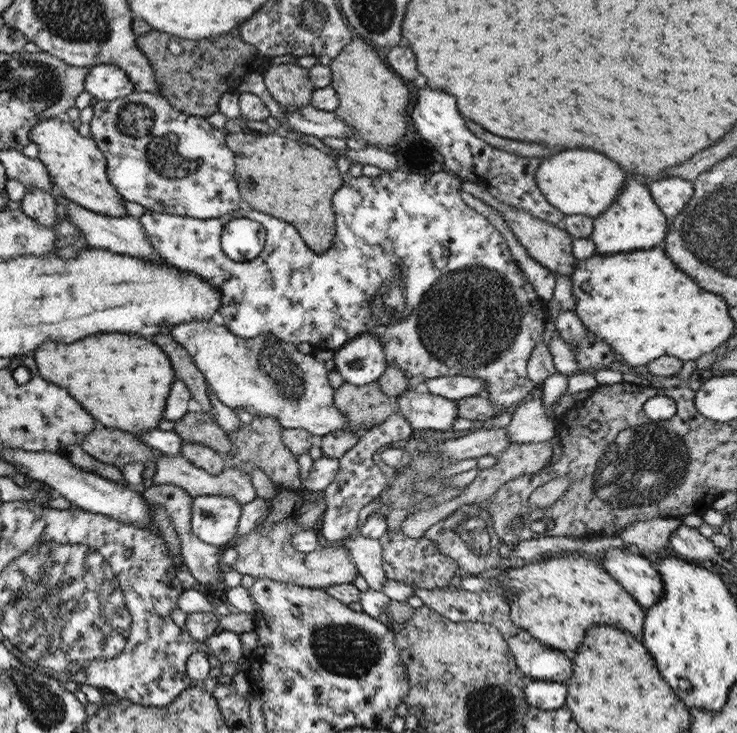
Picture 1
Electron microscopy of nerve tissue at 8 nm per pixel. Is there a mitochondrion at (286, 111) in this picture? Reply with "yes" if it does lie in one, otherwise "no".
no

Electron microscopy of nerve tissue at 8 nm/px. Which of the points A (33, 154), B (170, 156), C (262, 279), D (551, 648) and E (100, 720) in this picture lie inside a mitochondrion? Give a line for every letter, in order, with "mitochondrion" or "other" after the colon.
A: other
B: mitochondrion
C: other
D: other
E: other

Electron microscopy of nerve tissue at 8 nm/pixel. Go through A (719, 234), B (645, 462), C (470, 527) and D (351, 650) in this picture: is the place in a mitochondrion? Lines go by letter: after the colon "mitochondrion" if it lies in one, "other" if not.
A: mitochondrion
B: mitochondrion
C: mitochondrion
D: mitochondrion

